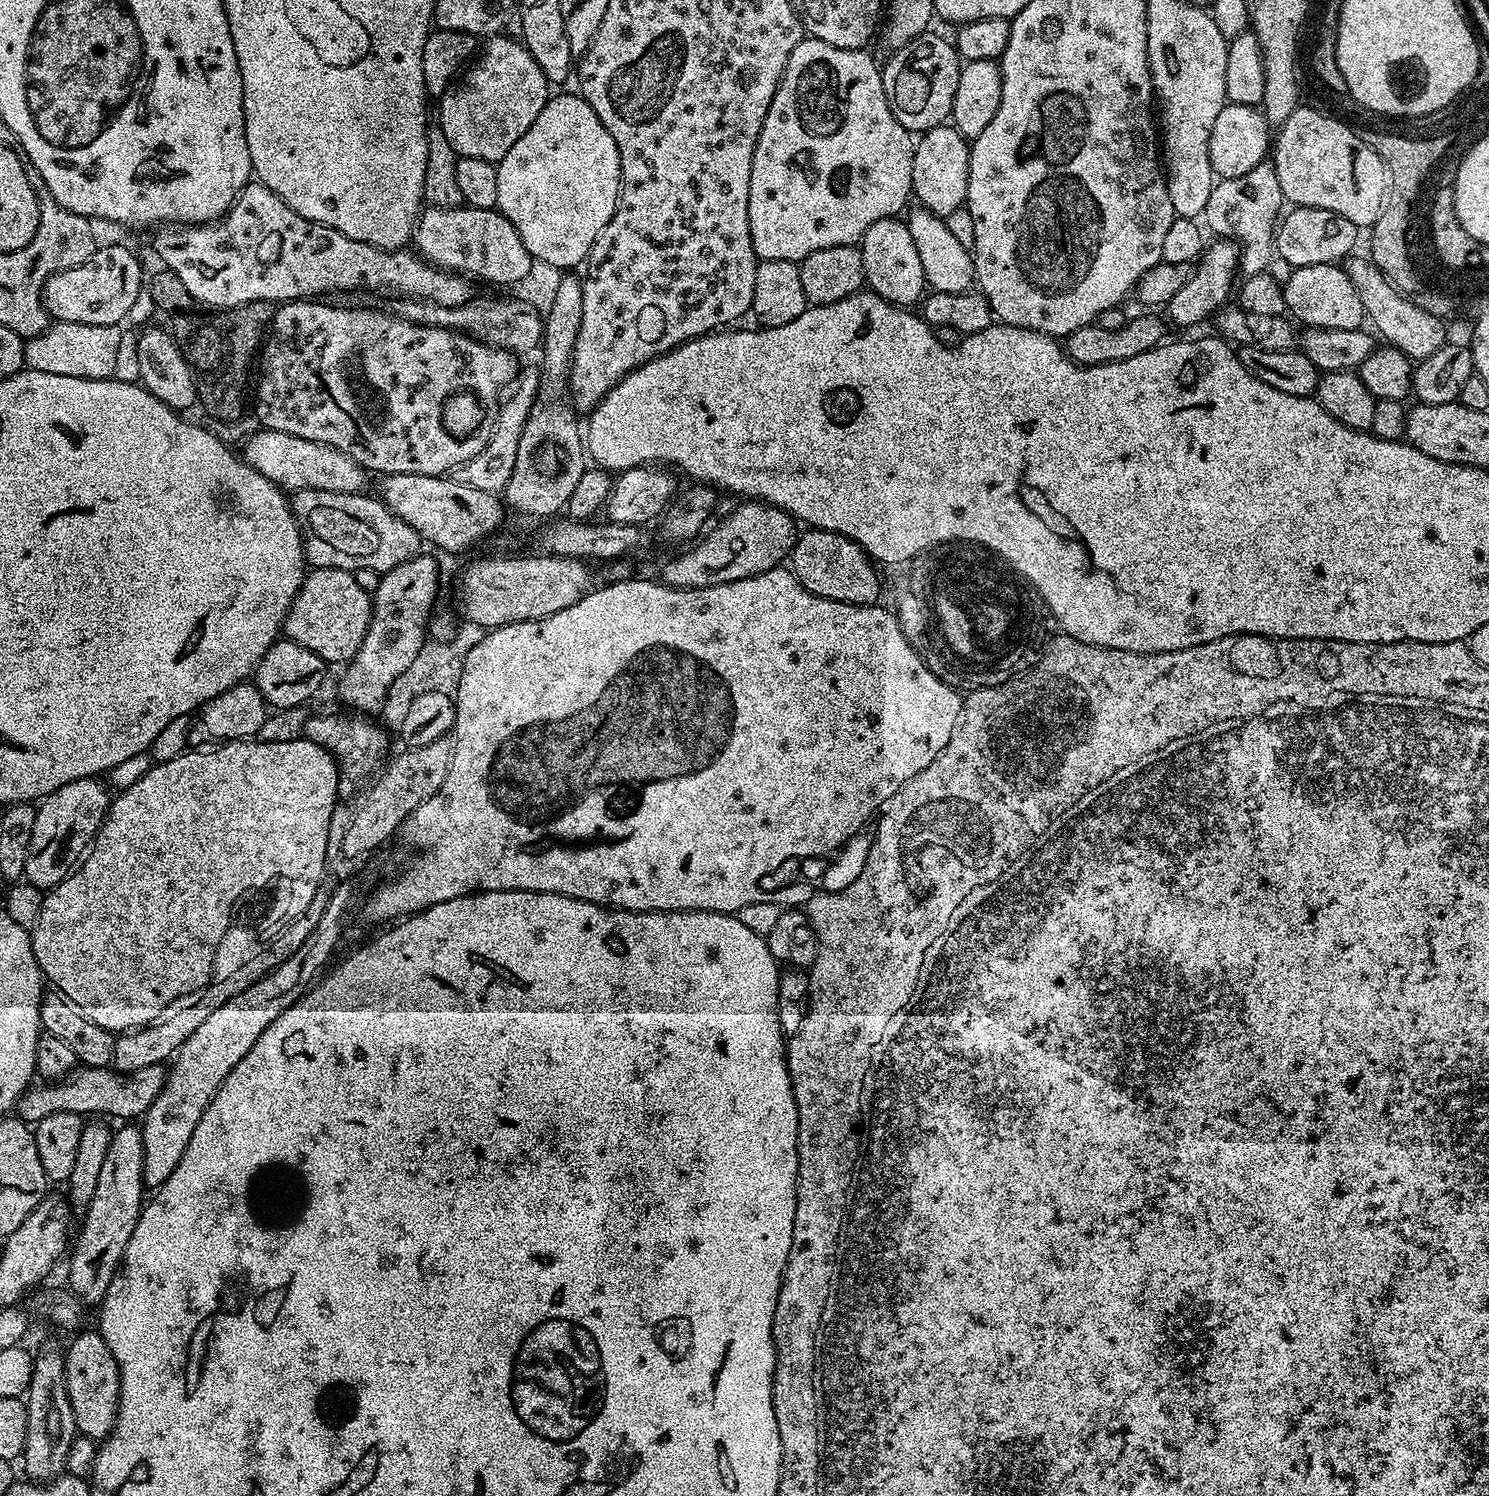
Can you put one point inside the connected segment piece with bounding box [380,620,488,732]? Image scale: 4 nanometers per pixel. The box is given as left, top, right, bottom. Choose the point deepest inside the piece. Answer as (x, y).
(437, 668)

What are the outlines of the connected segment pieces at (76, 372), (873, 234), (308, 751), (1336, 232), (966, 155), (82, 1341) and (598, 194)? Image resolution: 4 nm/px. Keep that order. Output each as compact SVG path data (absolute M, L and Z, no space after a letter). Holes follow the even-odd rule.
M78 322L53 323L42 334L24 345L24 362L42 374L66 374L66 378L111 380L122 328L120 324L94 326Z
M891 216L882 218L866 230L866 234L858 245L864 263L865 285L878 294L886 302L901 306L912 306L925 295L926 285L922 261L918 258L918 249L914 246L914 238L910 238L910 230L903 219Z
M303 738L266 741L256 746L237 744L235 740L230 740L223 746L212 746L209 752L192 751L185 750L178 758L161 764L153 763L151 770L142 774L134 786L123 789L117 795L120 797L117 800L115 797L109 803L104 824L92 841L90 851L71 876L47 889L38 926L30 930L34 958L45 981L66 994L70 1002L77 1004L82 1014L90 1018L90 1022L113 1034L123 1034L155 1024L177 1001L184 998L184 988L192 988L192 980L200 980L200 972L208 972L208 956L212 956L212 948L216 948L216 940L220 940L220 932L224 932L224 920L228 920L228 904L232 904L232 900L236 900L244 888L264 884L264 880L272 877L272 872L288 872L288 876L292 876L292 872L308 872L312 880L316 880L316 872L326 872L324 859L330 856L327 850L327 831L330 816L338 804L341 773L332 753L320 744Z
M1293 207L1283 213L1276 230L1274 252L1288 263L1289 269L1319 264L1339 265L1345 258L1353 255L1356 239L1362 236L1361 229L1356 227L1350 218L1334 214L1334 210L1321 208ZM1292 211L1292 212L1288 212Z
M955 126L931 128L923 133L914 144L914 166L912 167L912 196L921 208L930 210L936 216L949 217L965 207L970 182L970 147L969 137L959 132Z
M80 1330L71 1337L64 1358L66 1370L66 1390L70 1394L70 1406L74 1410L74 1422L79 1435L88 1436L91 1440L103 1442L116 1425L116 1415L120 1405L120 1367L114 1362L114 1354L110 1354L110 1346L106 1346L106 1338L102 1338L99 1331L84 1332Z
M564 92L561 96L553 95L542 106L542 110L538 114L538 118L534 118L534 122L530 122L530 130L526 130L526 134L522 134L522 138L518 138L518 142L514 142L514 146L510 146L510 150L496 164L498 170L498 202L496 208L506 217L514 226L514 230L518 230L518 238L522 238L522 242L526 246L526 250L532 255L533 261L549 264L552 268L564 268L560 270L572 270L575 264L583 265L588 259L588 252L594 246L594 238L598 238L598 234L602 230L602 226L606 226L606 222L610 222L610 218L616 209L616 203L620 200L620 155L618 154L618 146L614 142L614 138L610 138L610 130L606 130L606 126L602 126L602 122L598 118L598 114L594 114L594 110L590 106L590 102L586 102L583 96Z

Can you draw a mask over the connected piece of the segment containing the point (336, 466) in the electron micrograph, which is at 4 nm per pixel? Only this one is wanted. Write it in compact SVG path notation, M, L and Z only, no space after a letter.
M266 428L243 441L242 448L242 458L250 467L289 493L295 494L302 490L326 490L338 494L365 491L366 469L354 462L354 458L322 442L310 442L310 438L294 438L294 434L282 434Z

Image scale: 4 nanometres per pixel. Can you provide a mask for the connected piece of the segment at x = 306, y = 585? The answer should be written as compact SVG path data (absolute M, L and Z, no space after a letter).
M312 568L305 575L288 617L284 619L283 635L298 642L298 646L306 646L306 650L314 650L328 666L347 665L354 654L358 654L358 646L362 646L362 638L366 638L370 626L372 598L369 589L364 589L352 576L355 575L346 568Z

